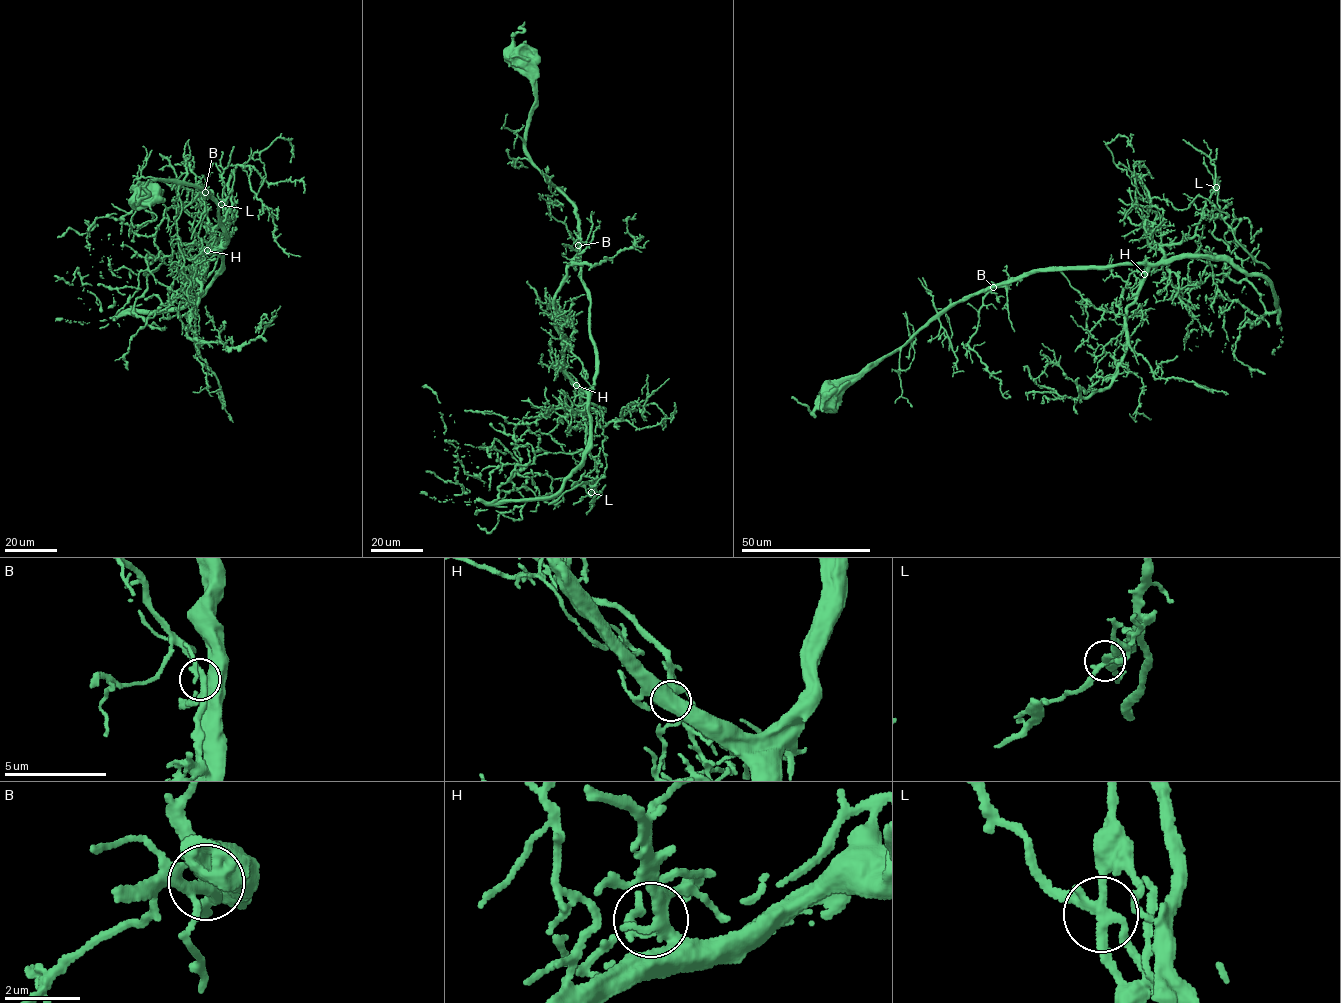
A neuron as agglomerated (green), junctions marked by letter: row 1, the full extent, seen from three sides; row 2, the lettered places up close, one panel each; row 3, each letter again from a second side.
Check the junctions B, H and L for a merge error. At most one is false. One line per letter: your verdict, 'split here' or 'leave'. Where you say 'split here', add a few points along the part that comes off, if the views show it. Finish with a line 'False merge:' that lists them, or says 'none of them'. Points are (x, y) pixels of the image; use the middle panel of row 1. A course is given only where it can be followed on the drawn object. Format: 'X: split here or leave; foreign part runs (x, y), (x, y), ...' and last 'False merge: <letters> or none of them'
B: leave
H: leave
L: leave
False merge: none of them

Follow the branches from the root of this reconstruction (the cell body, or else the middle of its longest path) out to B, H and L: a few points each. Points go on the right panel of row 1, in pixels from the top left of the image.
B: (828, 392), (848, 386), (870, 365), (906, 344), (958, 301), (993, 287)
H: (828, 392), (848, 386), (955, 304), (983, 290), (1049, 269), (1141, 264), (1147, 266), (1144, 274)
L: (828, 392), (848, 386), (983, 290), (1049, 269), (1155, 264), (1163, 246), (1193, 236), (1216, 187)

